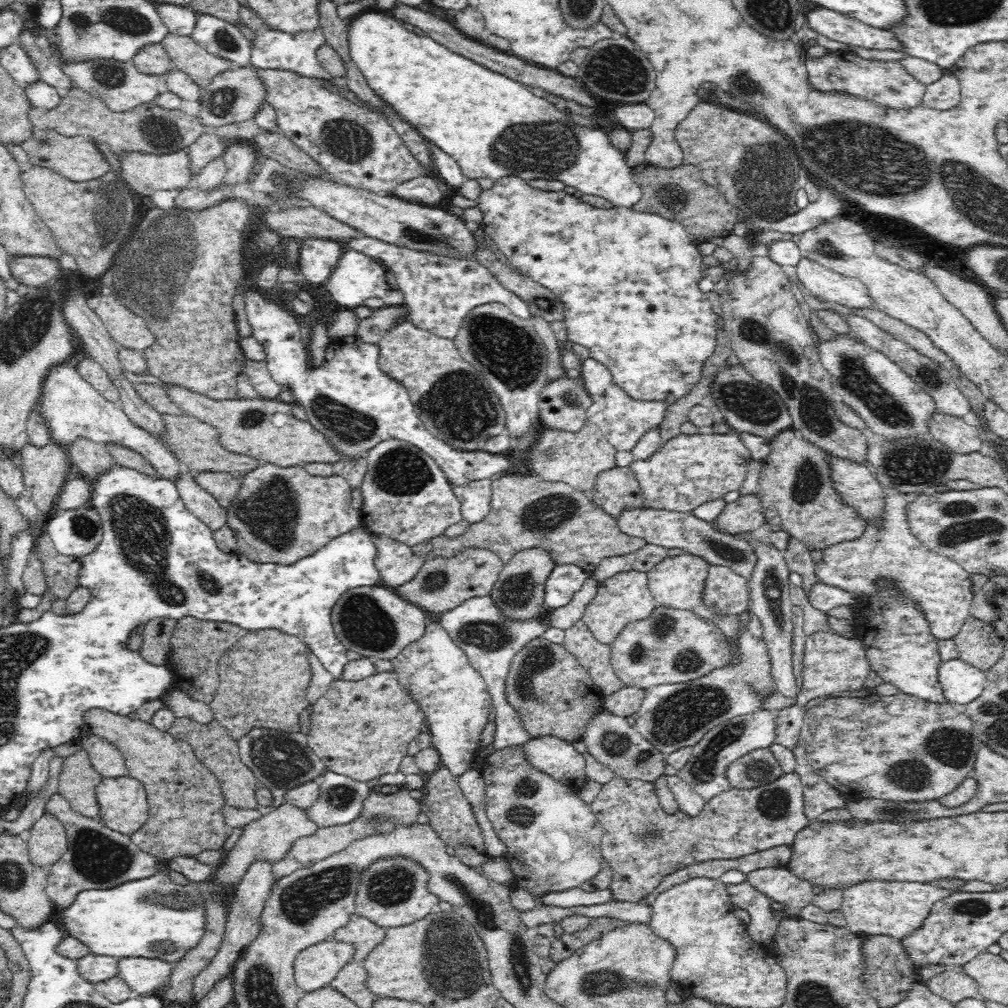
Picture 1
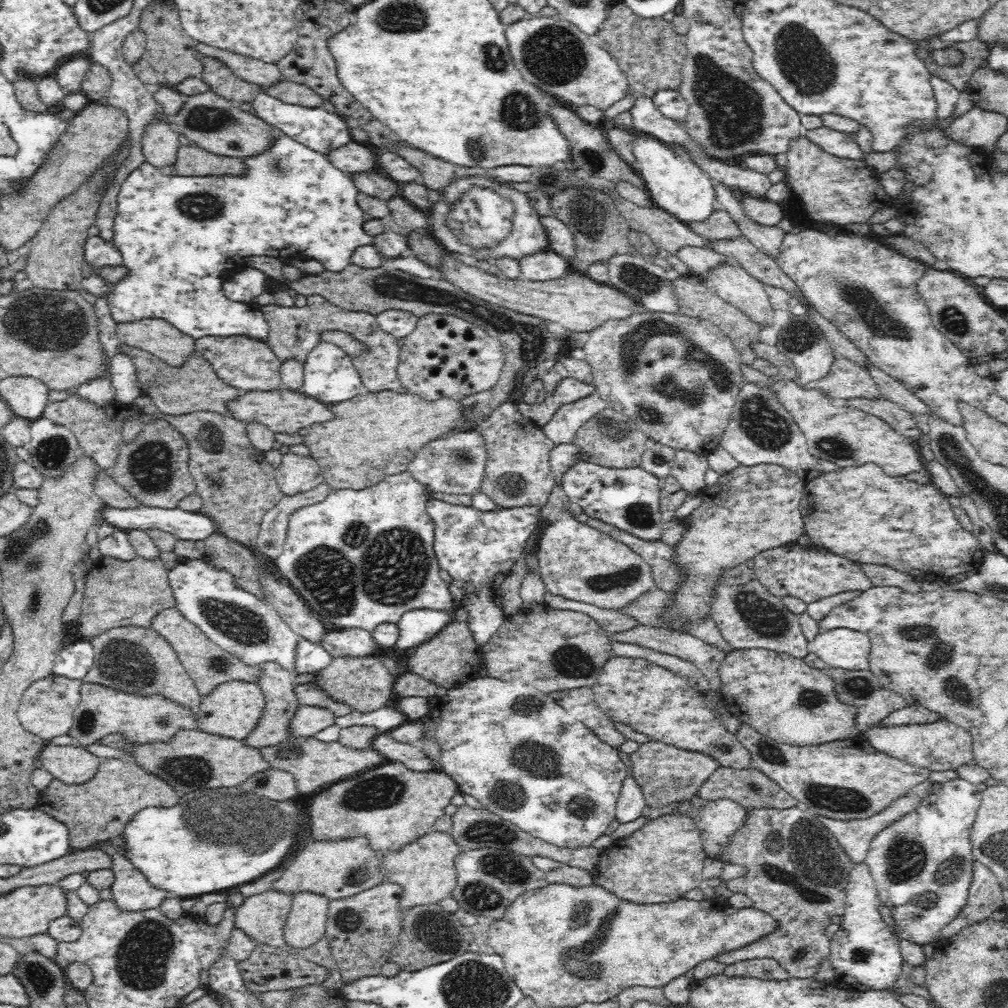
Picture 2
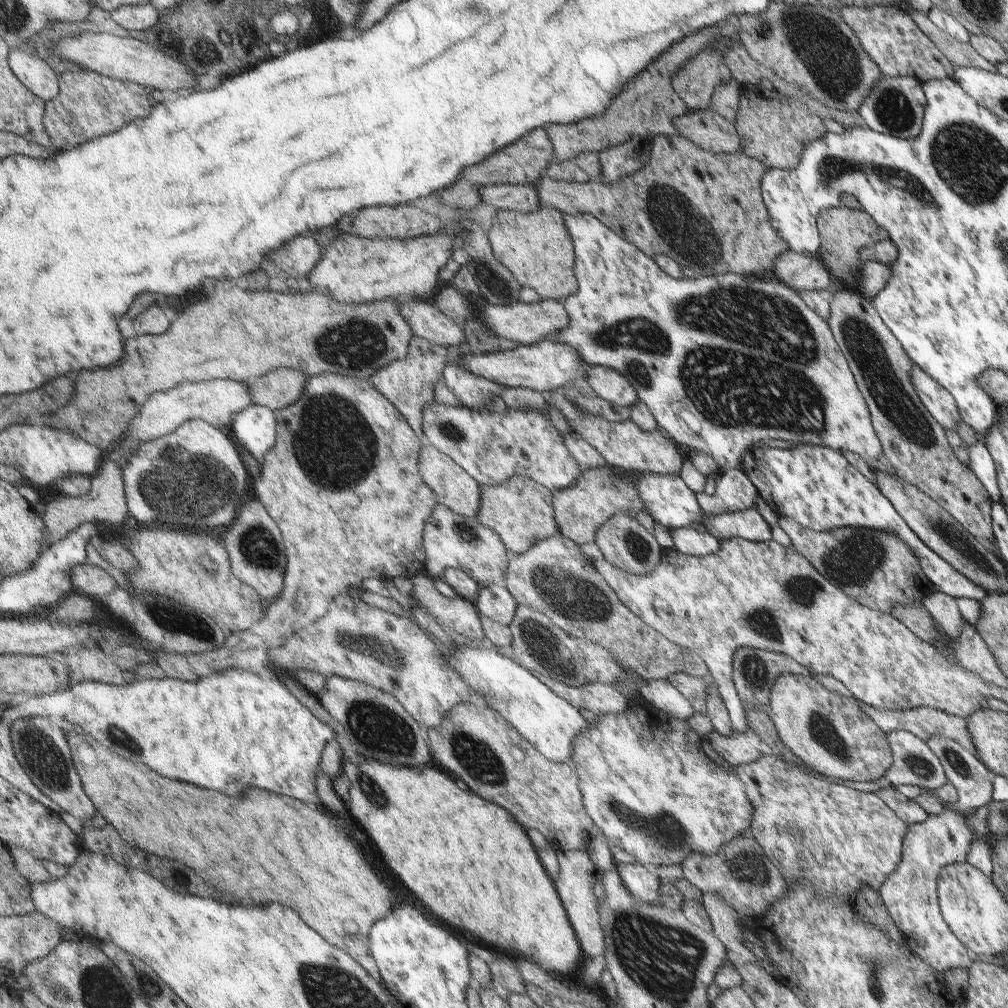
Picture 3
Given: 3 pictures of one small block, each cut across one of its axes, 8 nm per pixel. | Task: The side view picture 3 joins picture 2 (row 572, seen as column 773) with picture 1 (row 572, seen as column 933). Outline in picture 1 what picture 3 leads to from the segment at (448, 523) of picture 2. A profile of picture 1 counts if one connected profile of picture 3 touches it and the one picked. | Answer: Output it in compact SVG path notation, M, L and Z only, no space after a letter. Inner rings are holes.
M556 566L546 582L546 606L550 606L550 610L558 610L570 604L590 578L592 574L586 574L580 566Z

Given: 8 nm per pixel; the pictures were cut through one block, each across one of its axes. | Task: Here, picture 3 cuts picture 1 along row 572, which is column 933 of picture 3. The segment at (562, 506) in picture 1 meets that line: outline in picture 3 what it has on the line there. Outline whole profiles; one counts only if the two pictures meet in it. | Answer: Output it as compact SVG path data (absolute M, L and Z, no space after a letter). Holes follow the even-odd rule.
M777 518L779 528L791 540L791 548L799 552L811 566L827 578L835 588L841 588L851 600L871 610L891 614L895 606L915 606L925 596L935 594L935 586L923 574L915 552L903 544L897 534L871 528L837 528L827 532L811 532L791 518Z

